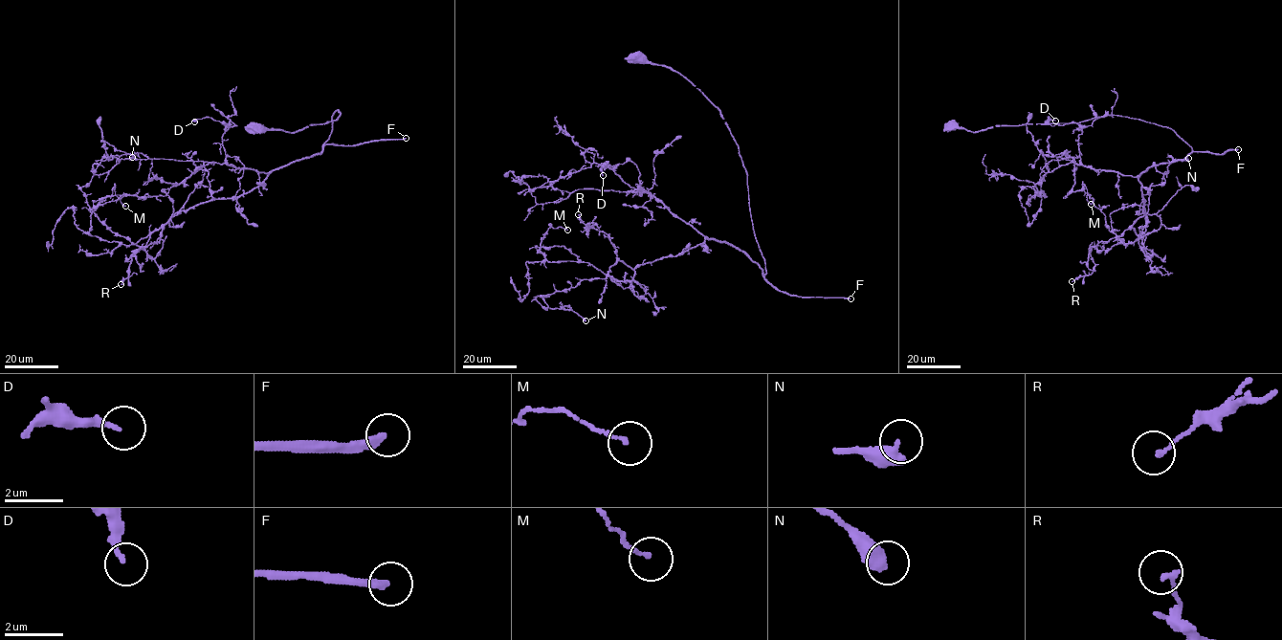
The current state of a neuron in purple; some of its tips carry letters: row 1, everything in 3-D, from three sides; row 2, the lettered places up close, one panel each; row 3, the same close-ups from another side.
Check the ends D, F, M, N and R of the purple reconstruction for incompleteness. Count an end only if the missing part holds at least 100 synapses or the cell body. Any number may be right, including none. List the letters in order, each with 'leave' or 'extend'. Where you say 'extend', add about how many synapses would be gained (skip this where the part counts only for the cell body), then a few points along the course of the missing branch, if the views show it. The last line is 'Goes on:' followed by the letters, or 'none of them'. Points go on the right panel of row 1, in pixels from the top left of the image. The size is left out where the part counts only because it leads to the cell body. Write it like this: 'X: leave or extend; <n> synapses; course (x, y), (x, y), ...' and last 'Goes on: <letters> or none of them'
D: leave
F: extend; 650 synapses
M: leave
N: leave
R: leave
Goes on: F

